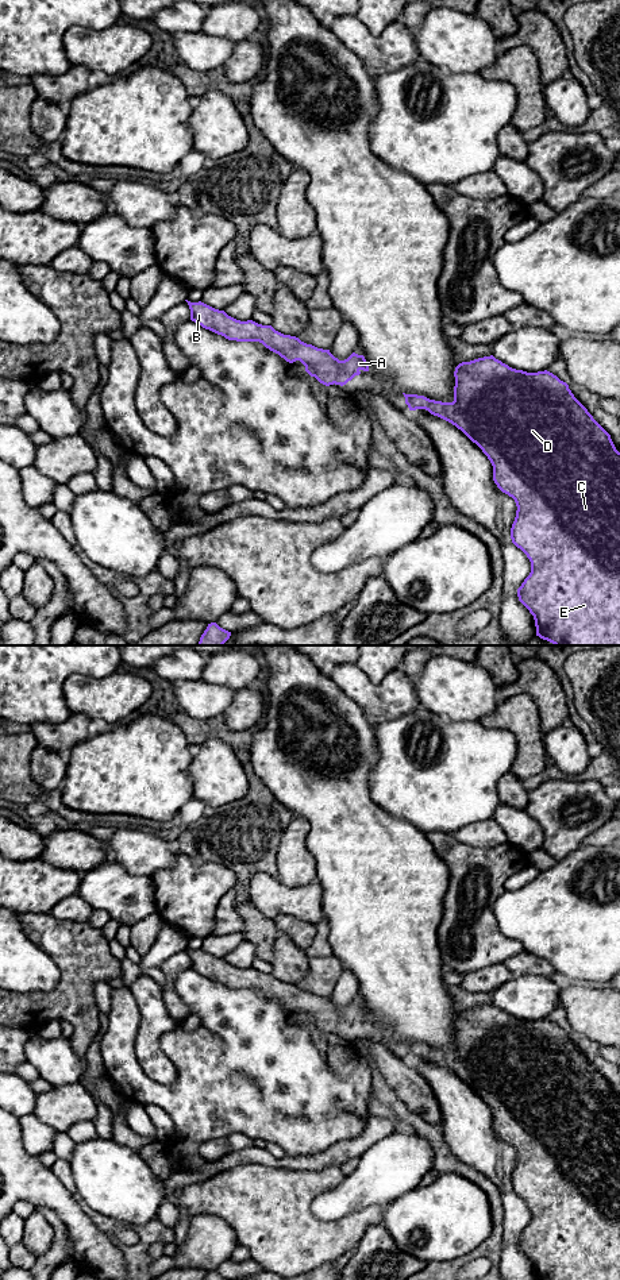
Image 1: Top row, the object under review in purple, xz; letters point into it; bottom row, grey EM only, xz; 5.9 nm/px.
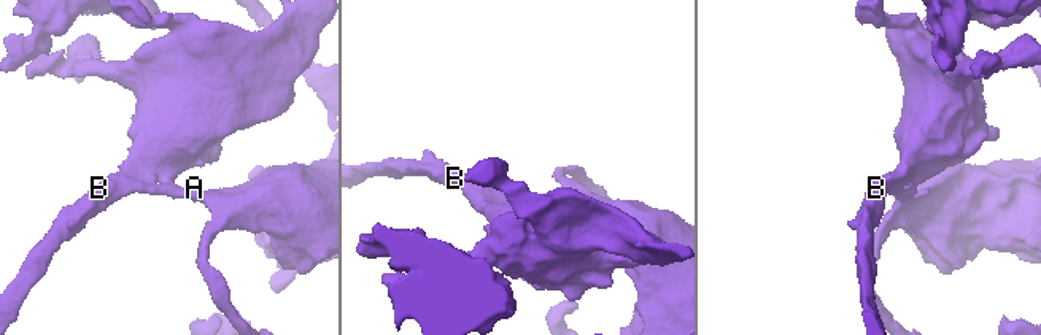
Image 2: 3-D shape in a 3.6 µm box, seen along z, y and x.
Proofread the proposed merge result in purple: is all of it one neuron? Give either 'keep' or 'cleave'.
keep

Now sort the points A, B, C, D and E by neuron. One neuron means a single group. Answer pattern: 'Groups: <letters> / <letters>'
Groups: A B C D E

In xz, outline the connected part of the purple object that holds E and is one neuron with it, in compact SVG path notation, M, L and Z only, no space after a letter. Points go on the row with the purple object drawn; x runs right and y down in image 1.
M490 355L459 363L455 367L454 377L453 402L442 402L424 396L403 393L405 404L409 410L425 409L461 429L490 460L493 481L497 487L515 500L517 510L511 528L511 539L531 562L531 572L517 589L517 597L534 616L536 636L554 645L620 645L620 452L616 450L611 435L574 397L569 385L547 370L538 373L516 370Z

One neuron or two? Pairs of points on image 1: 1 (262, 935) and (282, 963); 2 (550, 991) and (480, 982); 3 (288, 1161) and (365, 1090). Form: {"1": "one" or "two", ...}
{"1": "one", "2": "two", "3": "two"}

